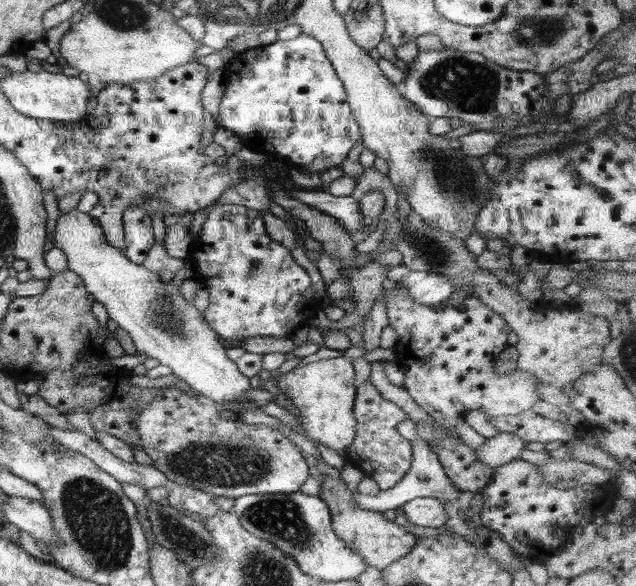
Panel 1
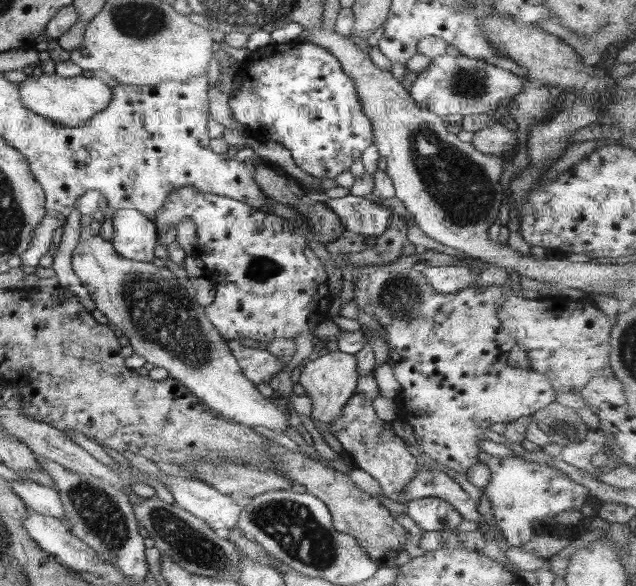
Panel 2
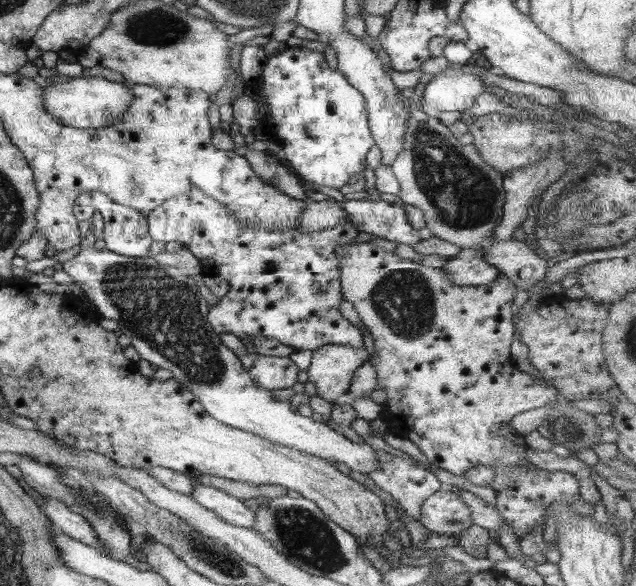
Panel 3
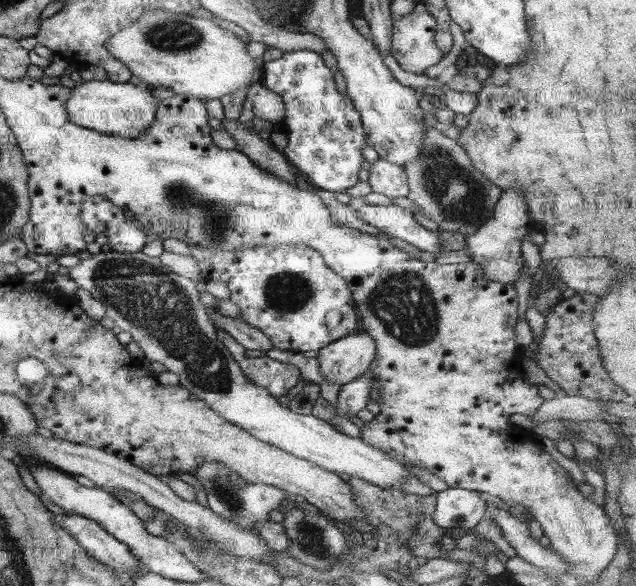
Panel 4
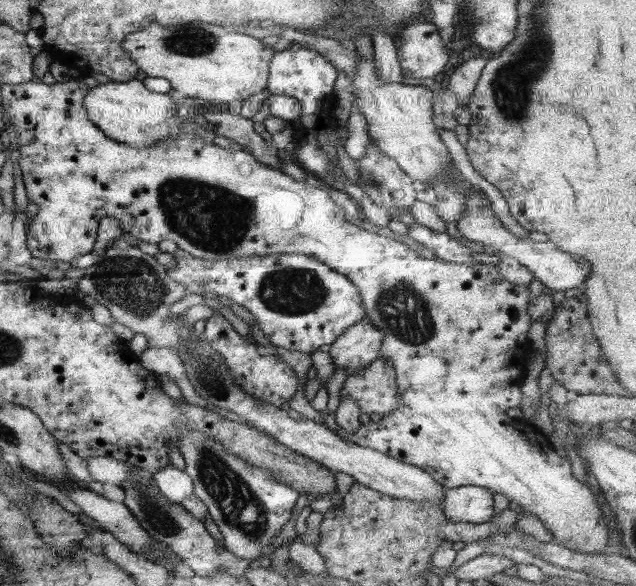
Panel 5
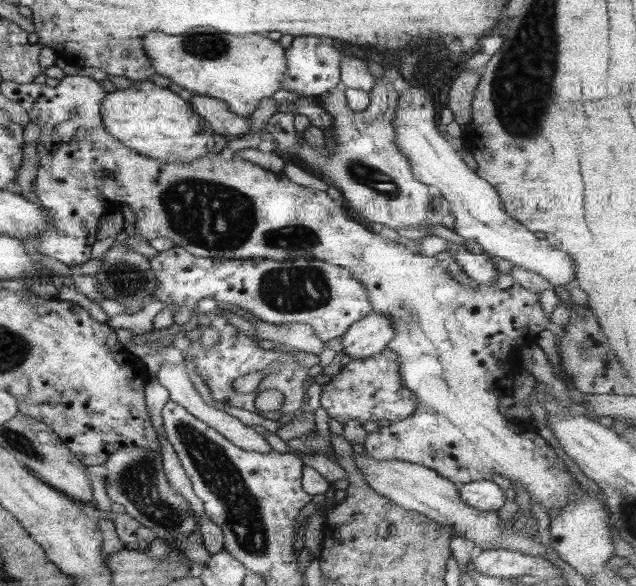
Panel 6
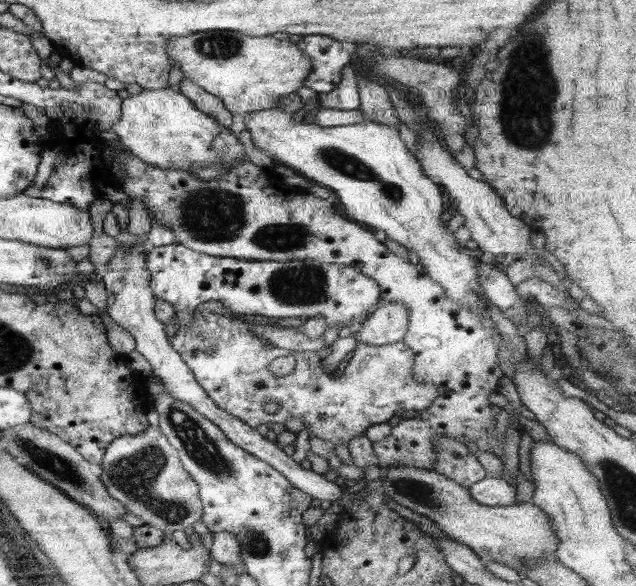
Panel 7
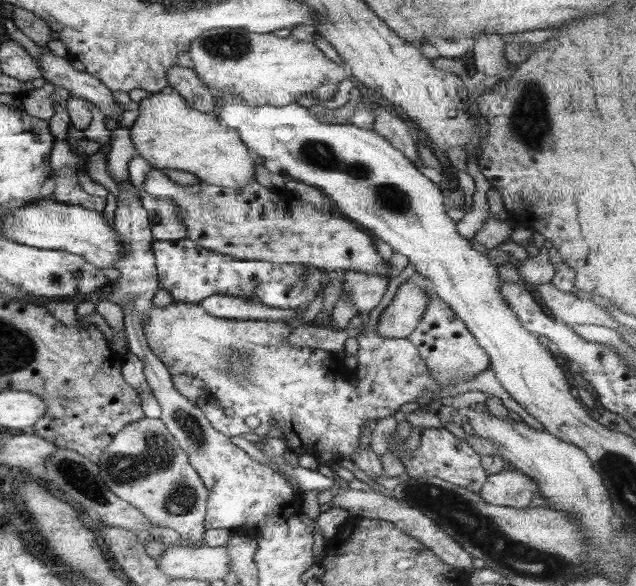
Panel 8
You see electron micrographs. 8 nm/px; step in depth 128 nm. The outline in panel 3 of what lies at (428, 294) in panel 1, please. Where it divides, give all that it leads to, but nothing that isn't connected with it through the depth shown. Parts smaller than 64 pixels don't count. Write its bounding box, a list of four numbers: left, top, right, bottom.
[442,247,501,285]

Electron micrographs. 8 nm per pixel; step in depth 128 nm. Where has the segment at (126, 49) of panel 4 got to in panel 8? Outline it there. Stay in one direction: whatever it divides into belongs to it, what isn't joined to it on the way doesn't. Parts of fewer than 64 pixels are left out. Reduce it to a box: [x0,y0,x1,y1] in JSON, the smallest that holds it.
[188,27,349,106]

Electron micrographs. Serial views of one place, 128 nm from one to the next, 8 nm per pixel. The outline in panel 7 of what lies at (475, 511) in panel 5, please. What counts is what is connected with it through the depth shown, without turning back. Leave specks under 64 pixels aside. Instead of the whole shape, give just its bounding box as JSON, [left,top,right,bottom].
[468,477,517,506]

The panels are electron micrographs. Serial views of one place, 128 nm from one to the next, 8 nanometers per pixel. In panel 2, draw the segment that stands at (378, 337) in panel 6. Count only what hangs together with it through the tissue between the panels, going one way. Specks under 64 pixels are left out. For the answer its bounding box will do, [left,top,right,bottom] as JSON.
[298,350,357,432]

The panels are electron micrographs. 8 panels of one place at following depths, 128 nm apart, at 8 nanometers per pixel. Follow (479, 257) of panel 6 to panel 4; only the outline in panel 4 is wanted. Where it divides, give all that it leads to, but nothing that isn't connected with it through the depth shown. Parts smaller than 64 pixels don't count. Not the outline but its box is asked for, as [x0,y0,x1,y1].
[355,203,440,254]

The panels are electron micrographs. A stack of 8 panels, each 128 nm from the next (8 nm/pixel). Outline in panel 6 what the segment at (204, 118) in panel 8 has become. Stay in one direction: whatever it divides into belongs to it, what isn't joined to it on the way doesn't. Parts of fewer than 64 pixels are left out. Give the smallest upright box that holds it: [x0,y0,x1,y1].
[101,80,230,162]

